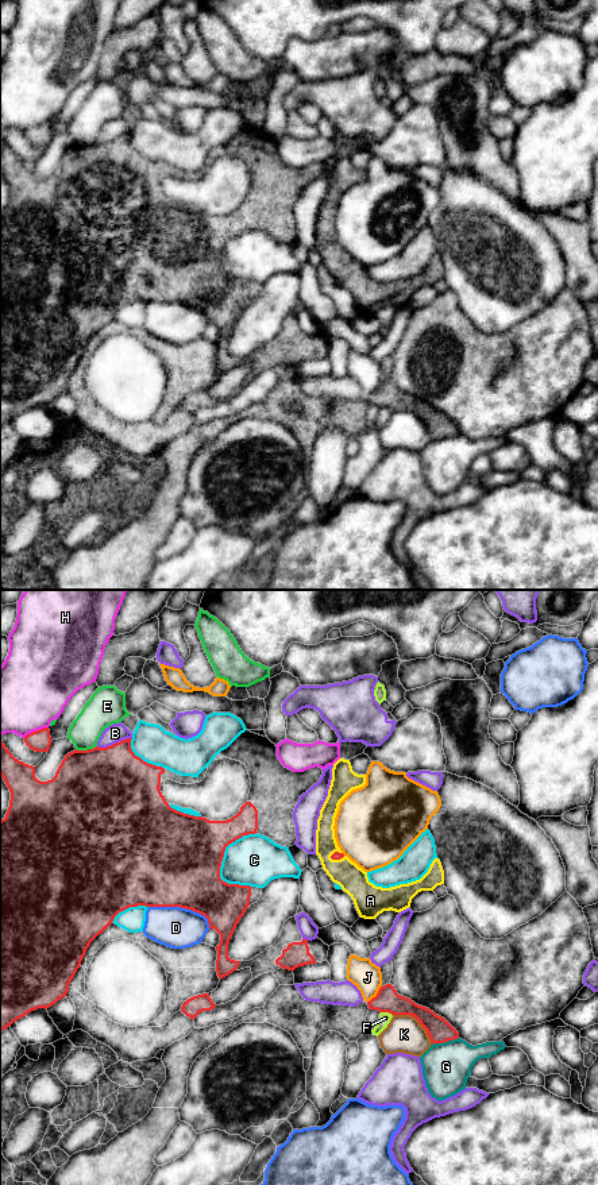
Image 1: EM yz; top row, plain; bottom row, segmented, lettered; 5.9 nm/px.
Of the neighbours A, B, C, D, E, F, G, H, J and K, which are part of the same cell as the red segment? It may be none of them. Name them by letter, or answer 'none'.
A

